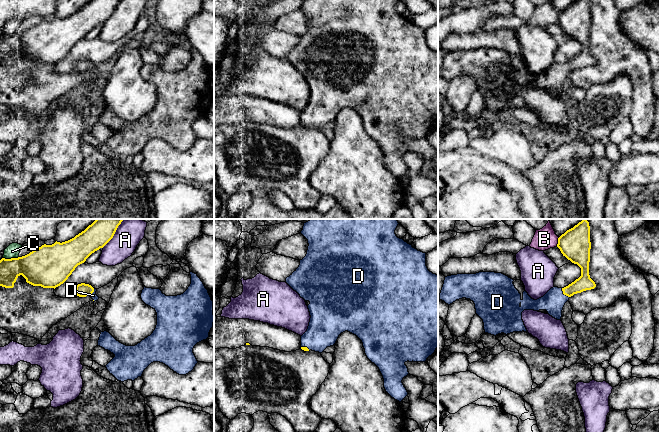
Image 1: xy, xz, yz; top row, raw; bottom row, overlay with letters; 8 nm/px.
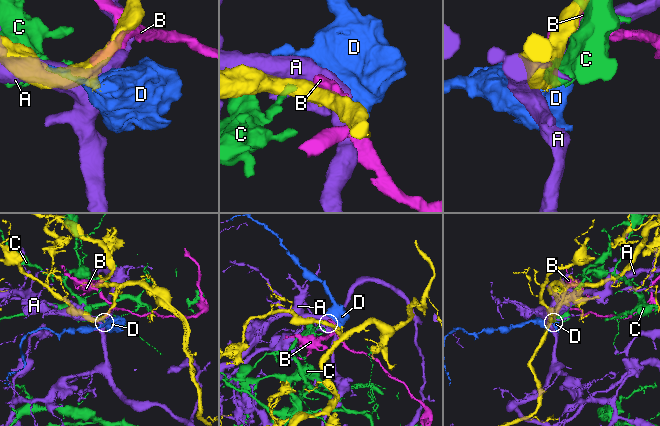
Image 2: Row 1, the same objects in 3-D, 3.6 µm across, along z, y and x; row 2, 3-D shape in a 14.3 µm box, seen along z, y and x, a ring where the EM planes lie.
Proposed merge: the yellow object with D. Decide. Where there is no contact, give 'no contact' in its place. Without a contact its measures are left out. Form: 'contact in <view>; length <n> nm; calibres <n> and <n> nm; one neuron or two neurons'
contact in yz; length 100 nm; calibres 120 and 180 nm; one neuron

